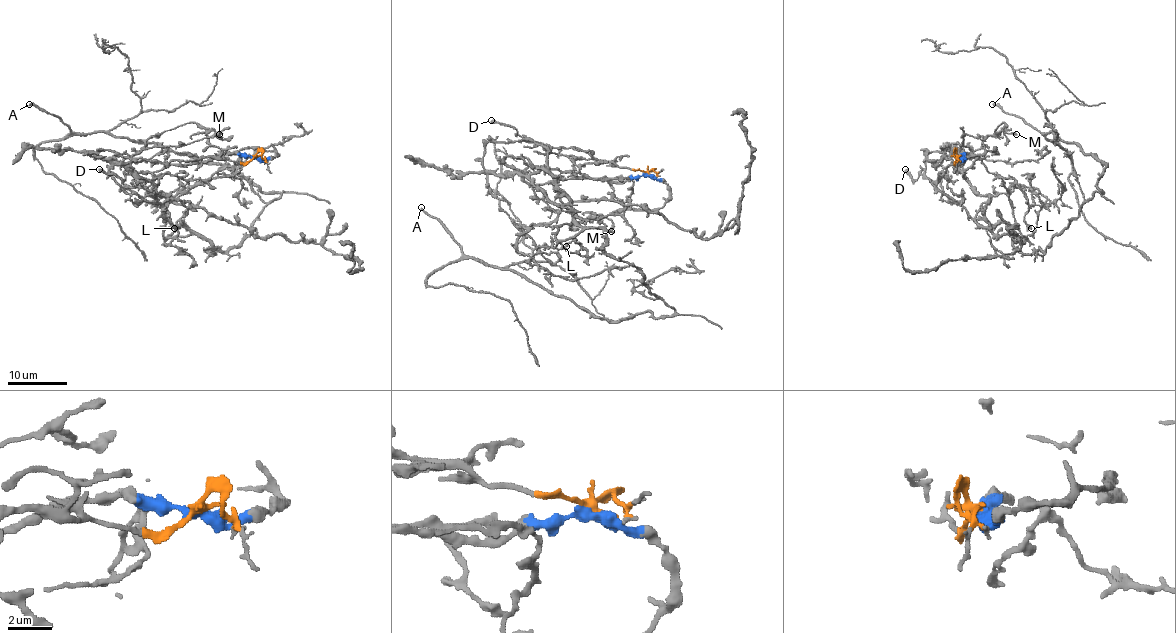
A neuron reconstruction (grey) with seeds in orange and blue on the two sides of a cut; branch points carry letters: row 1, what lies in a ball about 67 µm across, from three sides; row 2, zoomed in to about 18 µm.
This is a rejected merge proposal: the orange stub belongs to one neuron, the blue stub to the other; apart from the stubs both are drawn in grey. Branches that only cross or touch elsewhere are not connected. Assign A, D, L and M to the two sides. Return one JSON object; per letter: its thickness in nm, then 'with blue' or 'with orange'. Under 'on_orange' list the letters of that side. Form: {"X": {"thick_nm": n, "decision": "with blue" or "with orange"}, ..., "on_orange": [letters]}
{"A": {"thick_nm": 240, "decision": "with orange"}, "D": {"thick_nm": 400, "decision": "with orange"}, "L": {"thick_nm": 200, "decision": "with orange"}, "M": {"thick_nm": 320, "decision": "with orange"}, "on_orange": ["A", "D", "L", "M"]}

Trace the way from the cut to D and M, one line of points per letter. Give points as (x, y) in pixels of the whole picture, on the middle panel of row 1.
D: (646, 173), (594, 160), (577, 148), (548, 147), (522, 141), (525, 139), (516, 130), (491, 120)
M: (646, 173), (522, 141), (530, 139), (546, 150), (545, 169), (501, 160), (553, 209), (607, 218), (610, 232)

